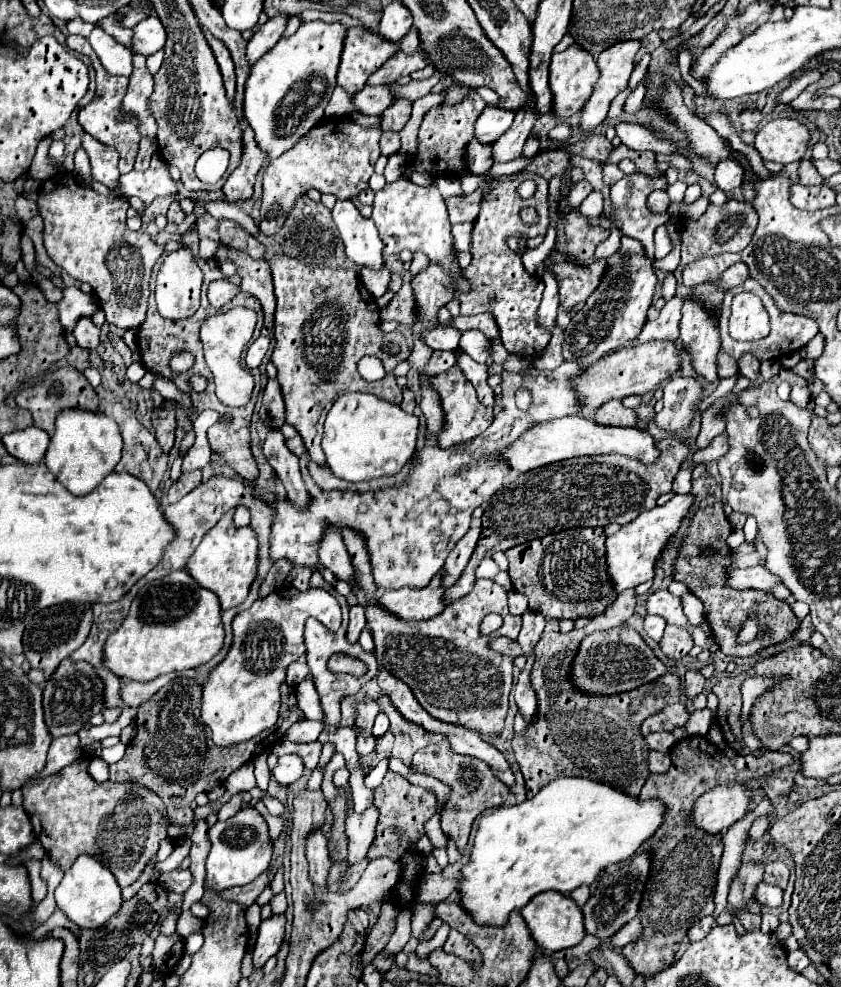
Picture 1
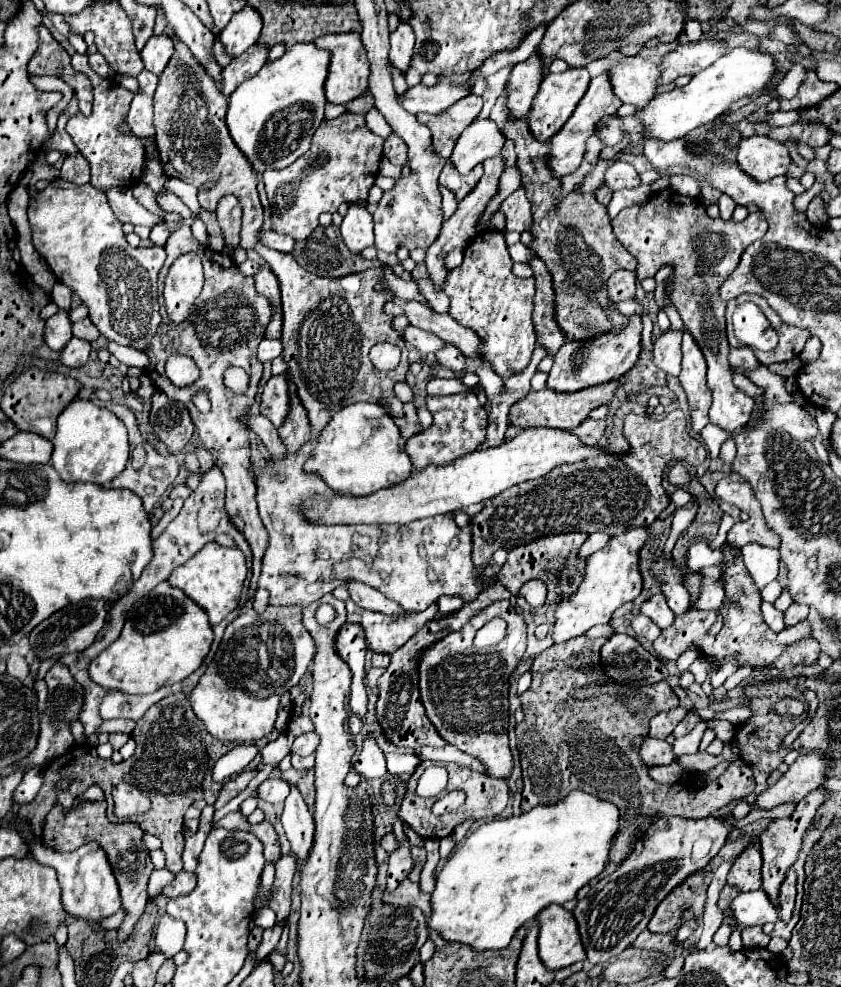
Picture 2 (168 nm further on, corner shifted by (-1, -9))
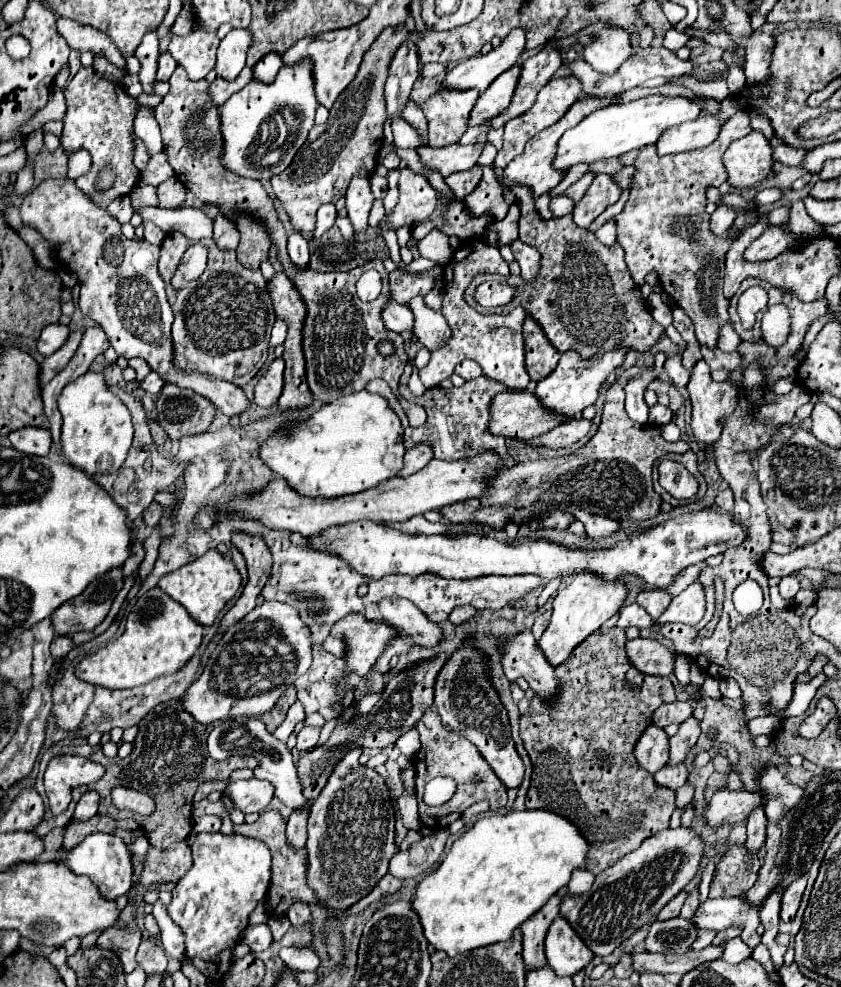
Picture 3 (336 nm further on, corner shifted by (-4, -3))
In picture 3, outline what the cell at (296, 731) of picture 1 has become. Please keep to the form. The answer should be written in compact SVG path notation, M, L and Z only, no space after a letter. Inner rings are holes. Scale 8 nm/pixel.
M304 726L304 728L298 732L298 744L296 744L296 750L298 750L298 752L306 752L306 750L314 748L316 742L318 742L318 736L320 736L320 728Z

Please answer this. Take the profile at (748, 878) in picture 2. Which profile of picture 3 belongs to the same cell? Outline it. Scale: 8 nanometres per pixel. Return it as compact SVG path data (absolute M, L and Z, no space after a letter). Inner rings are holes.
M756 808L750 816L748 816L748 838L746 838L746 844L748 850L752 850L752 854L758 854L764 840L766 840L766 816L764 816L764 810L762 808Z

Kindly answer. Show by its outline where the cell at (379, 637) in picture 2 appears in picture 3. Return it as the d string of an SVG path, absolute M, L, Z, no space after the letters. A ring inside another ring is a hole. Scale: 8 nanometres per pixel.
M348 614L332 626L332 636L342 638L348 644L346 670L364 676L384 654L384 646L396 638L398 630L384 620L368 620L364 614Z

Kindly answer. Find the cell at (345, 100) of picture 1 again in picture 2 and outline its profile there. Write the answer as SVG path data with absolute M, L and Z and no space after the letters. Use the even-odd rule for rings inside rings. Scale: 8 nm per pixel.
M375 107L366 113L365 120L369 130L382 137L383 140L386 140L392 132L383 115Z

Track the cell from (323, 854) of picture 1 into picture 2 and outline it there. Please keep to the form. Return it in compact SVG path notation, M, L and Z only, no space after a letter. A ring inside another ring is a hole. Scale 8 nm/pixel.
M291 784L291 792L283 802L281 824L291 842L291 850L299 860L309 856L309 848L313 846L313 812L307 808L301 792L295 784Z

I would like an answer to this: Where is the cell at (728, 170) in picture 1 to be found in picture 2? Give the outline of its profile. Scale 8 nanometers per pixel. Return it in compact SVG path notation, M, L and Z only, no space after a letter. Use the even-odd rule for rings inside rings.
M721 196L717 204L719 204L719 208L721 208L719 218L723 218L723 220L731 220L731 214L733 214L733 210L735 210L733 200L729 200L729 196Z

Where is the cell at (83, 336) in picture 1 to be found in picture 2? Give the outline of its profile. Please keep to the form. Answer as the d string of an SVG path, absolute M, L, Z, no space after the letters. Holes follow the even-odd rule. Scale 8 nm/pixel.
M71 338L69 344L63 348L63 352L59 356L59 362L69 366L69 368L83 366L87 362L87 358L89 358L89 352L91 352L91 344L87 340Z

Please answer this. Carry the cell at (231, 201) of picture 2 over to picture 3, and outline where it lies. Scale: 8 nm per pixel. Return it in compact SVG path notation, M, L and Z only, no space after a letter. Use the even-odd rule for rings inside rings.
M218 214L214 220L214 242L220 250L236 250L238 246L238 234L236 226L232 226L230 218L224 218L224 214Z

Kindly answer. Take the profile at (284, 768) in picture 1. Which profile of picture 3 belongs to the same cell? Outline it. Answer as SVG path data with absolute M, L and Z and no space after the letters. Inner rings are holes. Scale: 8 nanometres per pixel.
M260 778L236 780L226 788L226 794L234 800L236 808L240 808L244 814L262 812L274 798L274 786Z

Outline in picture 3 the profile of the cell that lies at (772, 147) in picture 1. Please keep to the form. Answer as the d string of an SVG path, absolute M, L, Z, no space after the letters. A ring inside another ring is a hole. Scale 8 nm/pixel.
M756 130L732 142L722 160L728 170L728 180L736 188L746 188L762 182L774 166L770 140Z

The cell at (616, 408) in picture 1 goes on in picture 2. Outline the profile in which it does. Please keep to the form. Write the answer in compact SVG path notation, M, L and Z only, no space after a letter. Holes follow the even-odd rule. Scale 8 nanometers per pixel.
M589 418L589 420L585 420L583 424L579 424L579 426L573 430L573 434L575 434L577 438L581 438L581 442L585 442L585 446L595 446L595 444L601 440L605 428L607 428L605 420L591 420L591 418Z

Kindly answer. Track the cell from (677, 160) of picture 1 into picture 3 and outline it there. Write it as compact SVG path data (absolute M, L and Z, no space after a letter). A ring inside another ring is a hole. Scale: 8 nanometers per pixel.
M588 171L576 183L565 190L563 194L572 198L572 200L574 200L574 205L576 205L582 199L582 196L584 196L594 178L595 174Z

